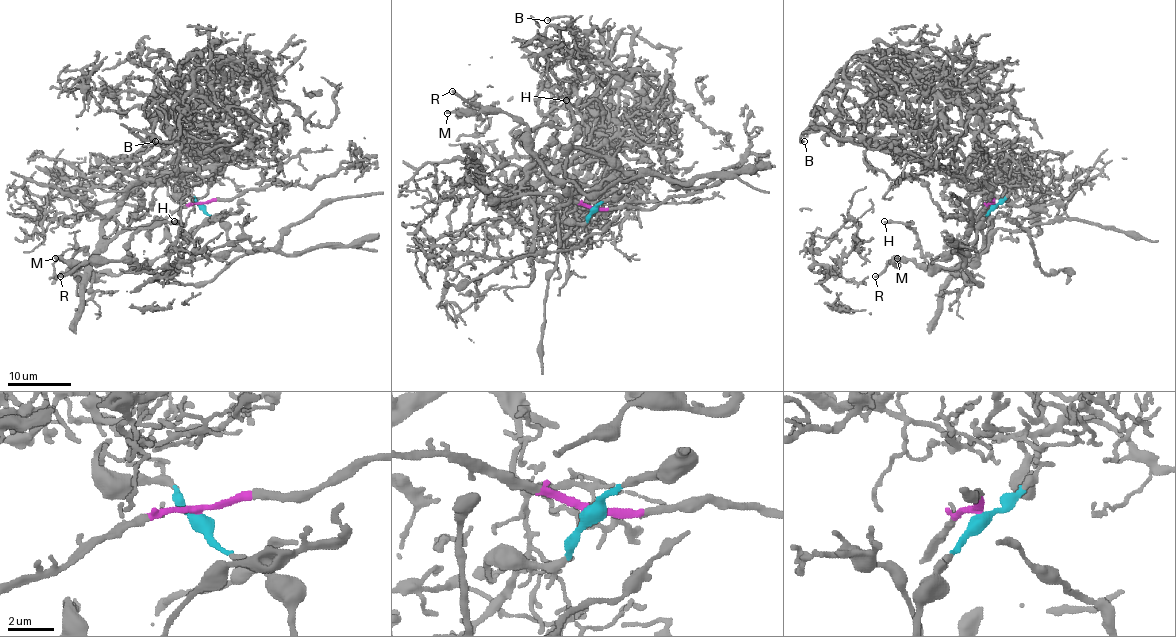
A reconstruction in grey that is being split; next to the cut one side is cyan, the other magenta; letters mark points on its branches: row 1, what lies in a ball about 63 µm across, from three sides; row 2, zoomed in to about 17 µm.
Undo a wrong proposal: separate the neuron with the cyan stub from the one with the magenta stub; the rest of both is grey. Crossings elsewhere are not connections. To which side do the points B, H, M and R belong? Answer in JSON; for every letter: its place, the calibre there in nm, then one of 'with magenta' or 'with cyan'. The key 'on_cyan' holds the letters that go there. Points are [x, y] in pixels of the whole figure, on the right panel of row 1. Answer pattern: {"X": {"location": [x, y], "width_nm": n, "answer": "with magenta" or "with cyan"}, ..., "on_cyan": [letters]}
{"B": {"location": [804, 141], "width_nm": 180, "answer": "with magenta"}, "H": {"location": [884, 221], "width_nm": 260, "answer": "with cyan"}, "M": {"location": [897, 258], "width_nm": 280, "answer": "with cyan"}, "R": {"location": [875, 276], "width_nm": 200, "answer": "with cyan"}, "on_cyan": ["H", "M", "R"]}

